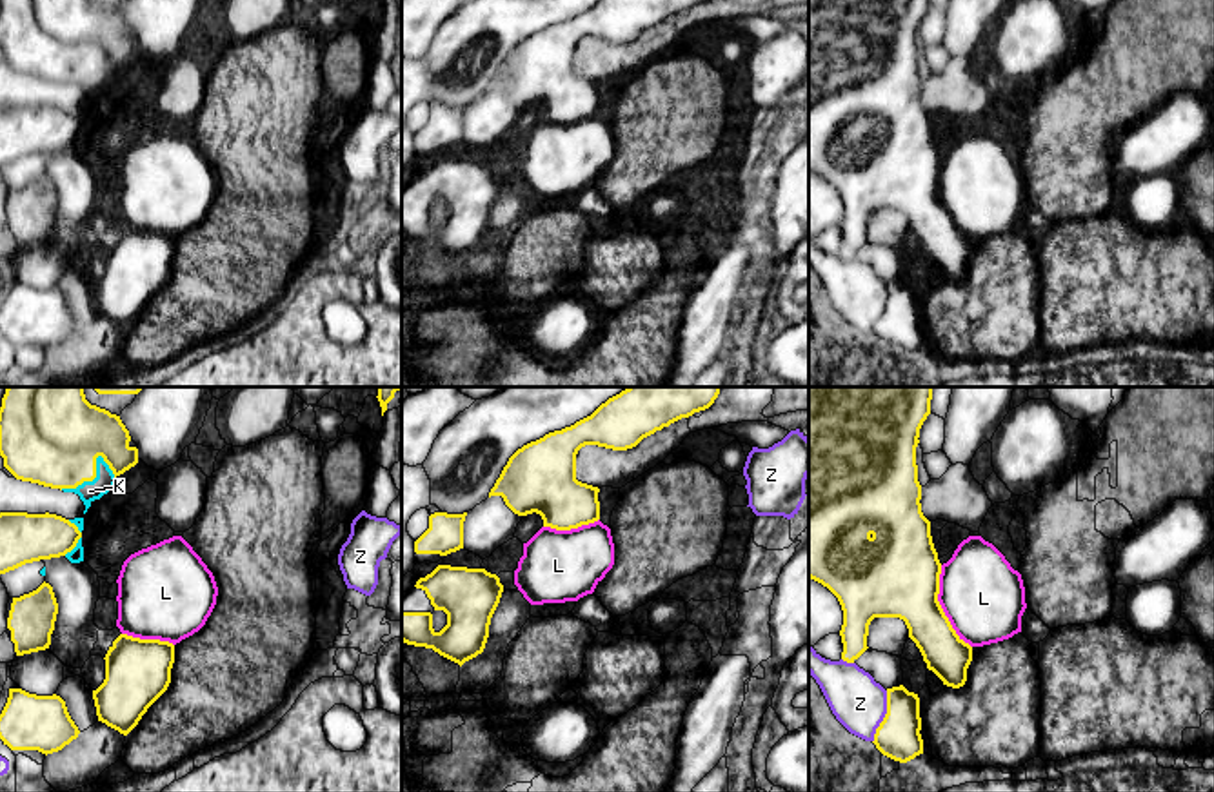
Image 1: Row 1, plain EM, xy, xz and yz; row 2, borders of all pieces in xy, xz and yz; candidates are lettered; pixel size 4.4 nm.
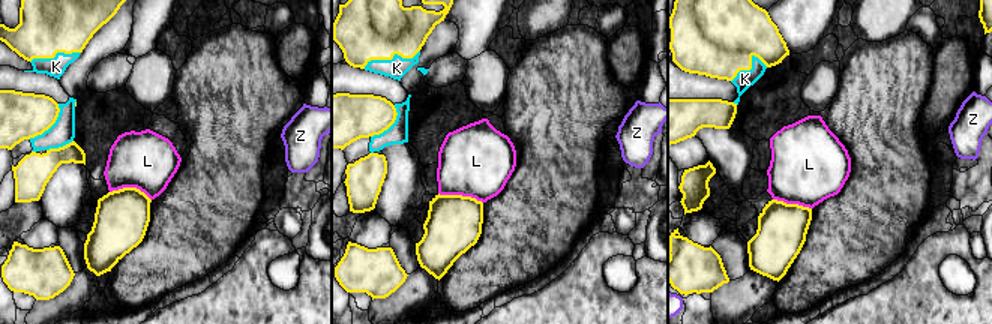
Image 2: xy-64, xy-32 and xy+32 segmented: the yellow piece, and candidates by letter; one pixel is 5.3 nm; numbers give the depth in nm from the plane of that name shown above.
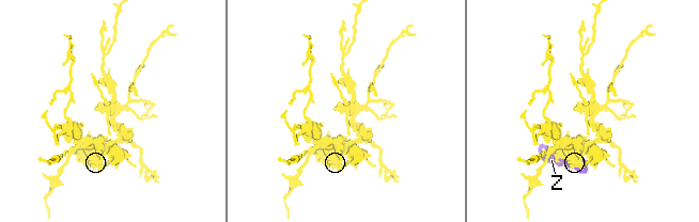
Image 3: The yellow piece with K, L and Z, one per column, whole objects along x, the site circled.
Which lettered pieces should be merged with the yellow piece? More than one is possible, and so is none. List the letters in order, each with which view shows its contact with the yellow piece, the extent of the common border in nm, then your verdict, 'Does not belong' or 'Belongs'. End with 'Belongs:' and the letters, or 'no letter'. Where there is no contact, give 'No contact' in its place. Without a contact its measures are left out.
K: Touches yellow in xy. Shared border 260 nm. Belongs
L: Touches yellow in yz. Shared border 400 nm. Belongs
Z: Touches yellow in yz. Shared border 240 nm. Does not belong
Belongs: K, L

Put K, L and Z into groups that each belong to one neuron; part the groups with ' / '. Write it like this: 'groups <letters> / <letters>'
groups K L / Z

